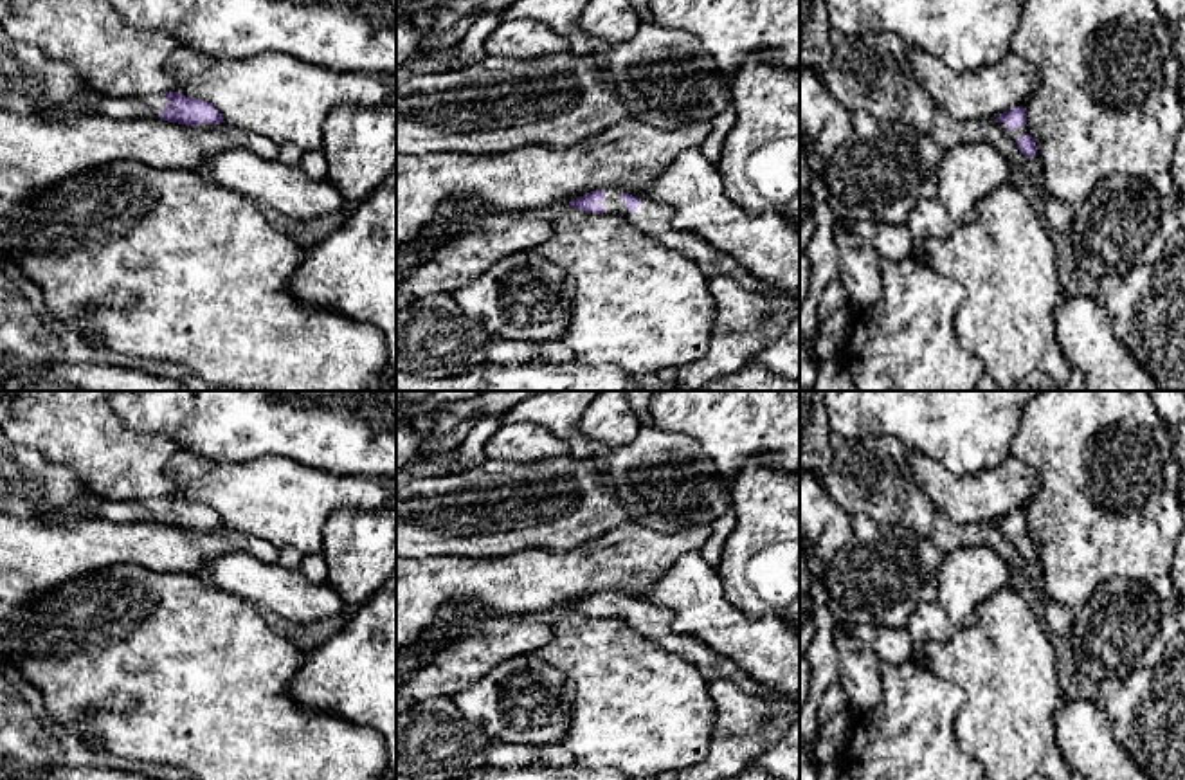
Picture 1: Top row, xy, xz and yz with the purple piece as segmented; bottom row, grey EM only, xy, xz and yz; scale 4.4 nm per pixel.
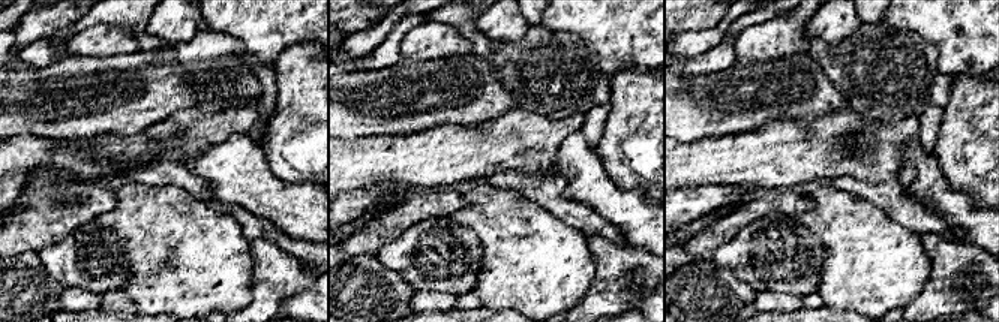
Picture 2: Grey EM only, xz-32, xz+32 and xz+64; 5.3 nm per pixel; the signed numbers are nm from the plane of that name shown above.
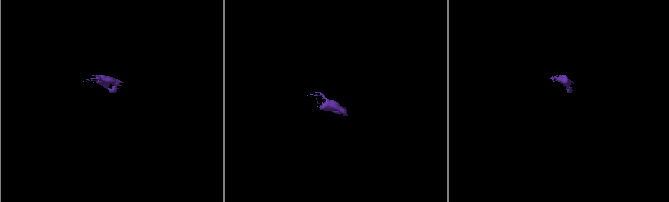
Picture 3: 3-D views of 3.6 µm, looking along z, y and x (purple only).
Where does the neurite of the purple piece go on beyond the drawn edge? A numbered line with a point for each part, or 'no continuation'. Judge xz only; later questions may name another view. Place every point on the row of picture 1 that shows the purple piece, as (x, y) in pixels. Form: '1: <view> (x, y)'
1: xz (652, 218)

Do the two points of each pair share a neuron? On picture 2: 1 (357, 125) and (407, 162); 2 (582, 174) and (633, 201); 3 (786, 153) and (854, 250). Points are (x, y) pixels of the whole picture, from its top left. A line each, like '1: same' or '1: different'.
1: different
2: same
3: different

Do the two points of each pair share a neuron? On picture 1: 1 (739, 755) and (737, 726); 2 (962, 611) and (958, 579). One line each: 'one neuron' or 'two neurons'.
1: one neuron
2: one neuron

